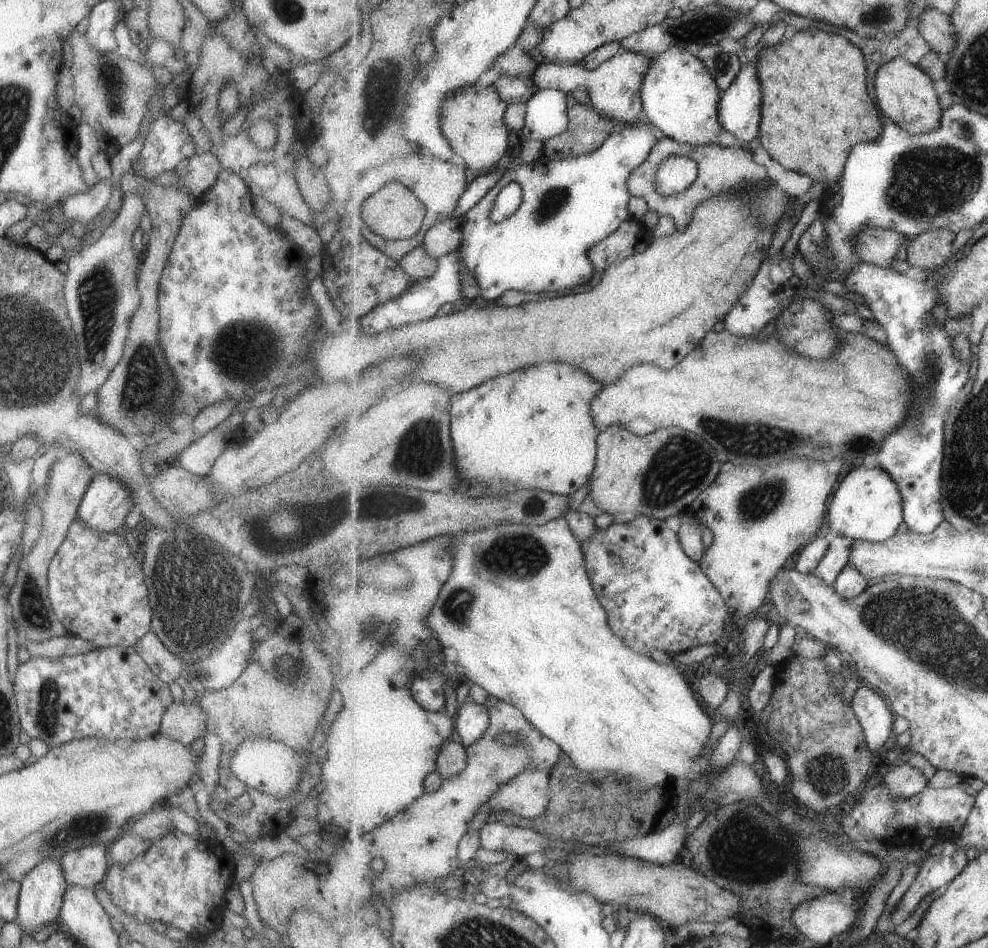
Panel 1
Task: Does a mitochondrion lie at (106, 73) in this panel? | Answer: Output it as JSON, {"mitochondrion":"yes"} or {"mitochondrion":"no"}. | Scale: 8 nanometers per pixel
{"mitochondrion":"yes"}

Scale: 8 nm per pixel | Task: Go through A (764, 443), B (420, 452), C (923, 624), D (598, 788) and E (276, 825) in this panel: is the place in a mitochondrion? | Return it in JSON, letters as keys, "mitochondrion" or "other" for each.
{"A":"mitochondrion","B":"mitochondrion","C":"mitochondrion","D":"mitochondrion","E":"other"}

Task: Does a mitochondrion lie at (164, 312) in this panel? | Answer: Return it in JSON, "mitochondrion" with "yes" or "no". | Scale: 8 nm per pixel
{"mitochondrion":"no"}

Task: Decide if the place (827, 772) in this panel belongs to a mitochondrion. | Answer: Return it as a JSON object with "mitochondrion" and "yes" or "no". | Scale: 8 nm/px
{"mitochondrion":"yes"}

